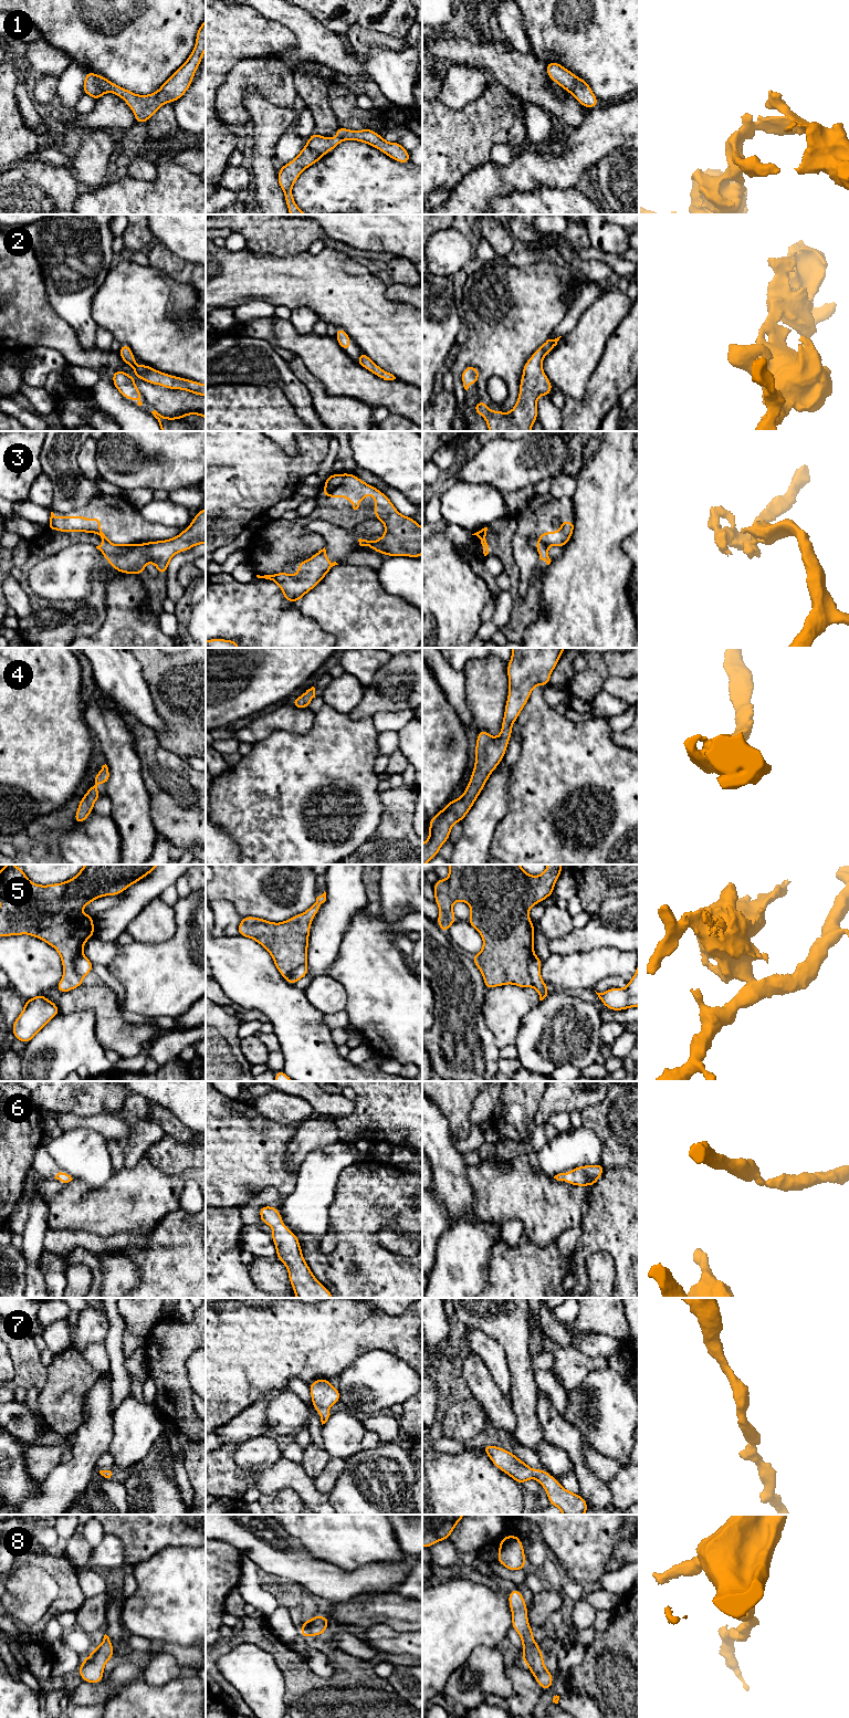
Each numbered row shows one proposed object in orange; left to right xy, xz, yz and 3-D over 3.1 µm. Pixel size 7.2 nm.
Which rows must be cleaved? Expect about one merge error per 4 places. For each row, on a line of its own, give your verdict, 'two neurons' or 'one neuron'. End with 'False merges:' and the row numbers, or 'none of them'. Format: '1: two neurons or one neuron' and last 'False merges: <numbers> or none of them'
1: two neurons
2: one neuron
3: two neurons
4: one neuron
5: two neurons
6: one neuron
7: one neuron
8: one neuron
False merges: 1, 3, 5

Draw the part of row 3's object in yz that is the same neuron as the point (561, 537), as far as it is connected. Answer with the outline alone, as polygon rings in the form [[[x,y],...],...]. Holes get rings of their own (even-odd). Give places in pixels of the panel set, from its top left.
[[[560,521],[560,525],[559,531],[544,532],[537,537],[537,540],[546,546],[556,545],[563,548],[573,535],[575,523],[574,521]]]

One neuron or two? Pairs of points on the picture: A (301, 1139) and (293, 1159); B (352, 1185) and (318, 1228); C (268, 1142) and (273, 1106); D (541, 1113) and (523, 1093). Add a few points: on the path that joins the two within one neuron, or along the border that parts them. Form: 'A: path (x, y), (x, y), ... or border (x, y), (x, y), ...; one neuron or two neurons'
A: path (301, 1143), (295, 1154); one neuron
B: border (335, 1190), (335, 1195), (328, 1208), (327, 1227); two neurons
C: border (251, 1103), (269, 1119), (295, 1128); two neurons
D: border (544, 1092), (532, 1119), (531, 1131), (527, 1133); two neurons

